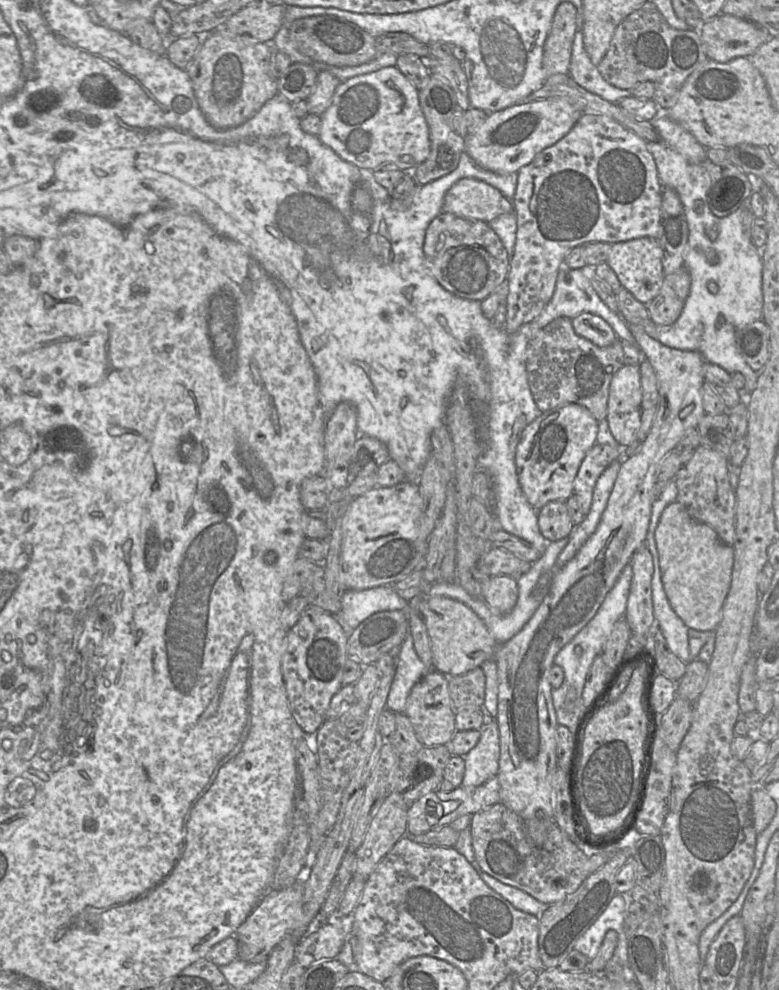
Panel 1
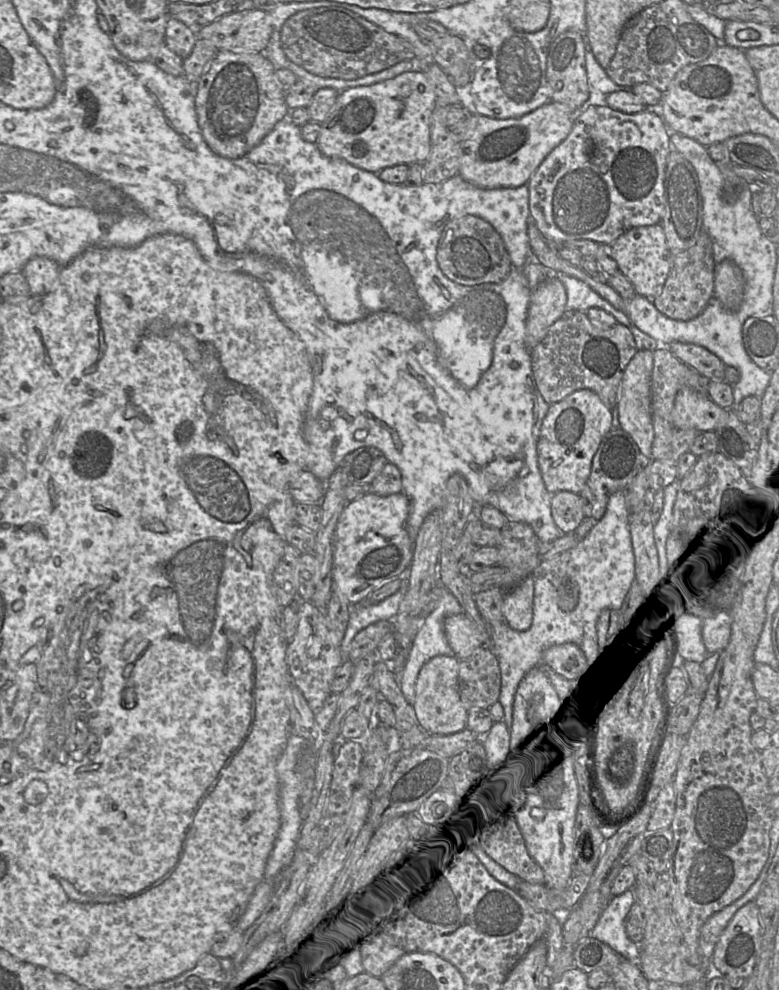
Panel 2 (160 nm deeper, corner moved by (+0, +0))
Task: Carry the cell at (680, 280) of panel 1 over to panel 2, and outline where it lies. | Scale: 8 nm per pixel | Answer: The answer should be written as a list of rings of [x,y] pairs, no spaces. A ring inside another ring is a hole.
[[[702,228],[692,247],[673,253],[669,275],[661,293],[652,299],[653,304],[662,314],[671,319],[679,321],[694,319],[714,297],[715,267],[712,239]]]

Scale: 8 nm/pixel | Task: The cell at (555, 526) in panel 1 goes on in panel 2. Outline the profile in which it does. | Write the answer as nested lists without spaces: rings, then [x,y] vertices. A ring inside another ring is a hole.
[[[570,491],[553,495],[551,513],[555,524],[564,534],[573,533],[585,518],[581,497]]]

